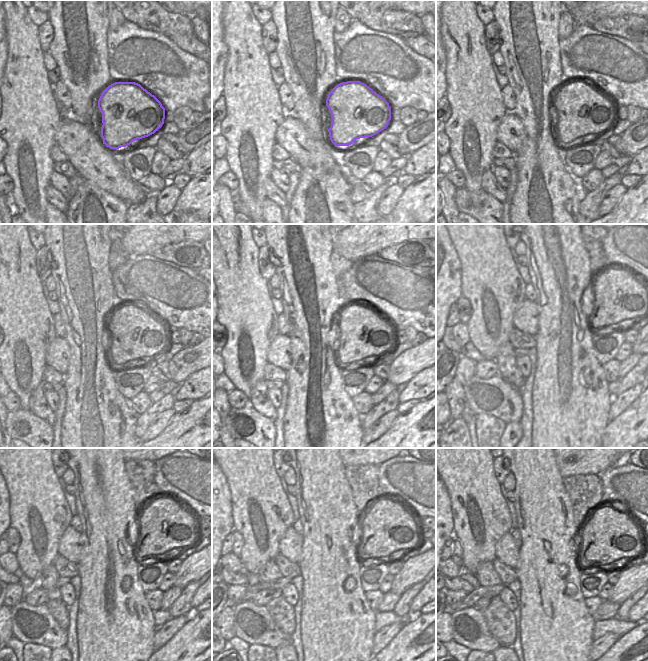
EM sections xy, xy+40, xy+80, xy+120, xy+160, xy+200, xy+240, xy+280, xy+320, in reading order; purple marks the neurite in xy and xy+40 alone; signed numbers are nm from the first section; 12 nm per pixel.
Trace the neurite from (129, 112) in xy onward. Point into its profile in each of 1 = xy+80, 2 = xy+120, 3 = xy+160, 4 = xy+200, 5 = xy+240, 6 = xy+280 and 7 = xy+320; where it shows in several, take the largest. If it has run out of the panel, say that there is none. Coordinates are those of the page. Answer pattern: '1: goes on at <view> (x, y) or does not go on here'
1: goes on at xy+80 (582, 110)
2: goes on at xy+120 (137, 334)
3: goes on at xy+160 (363, 331)
4: goes on at xy+200 (602, 319)
5: goes on at xy+240 (155, 541)
6: goes on at xy+280 (378, 544)
7: goes on at xy+320 (601, 544)

